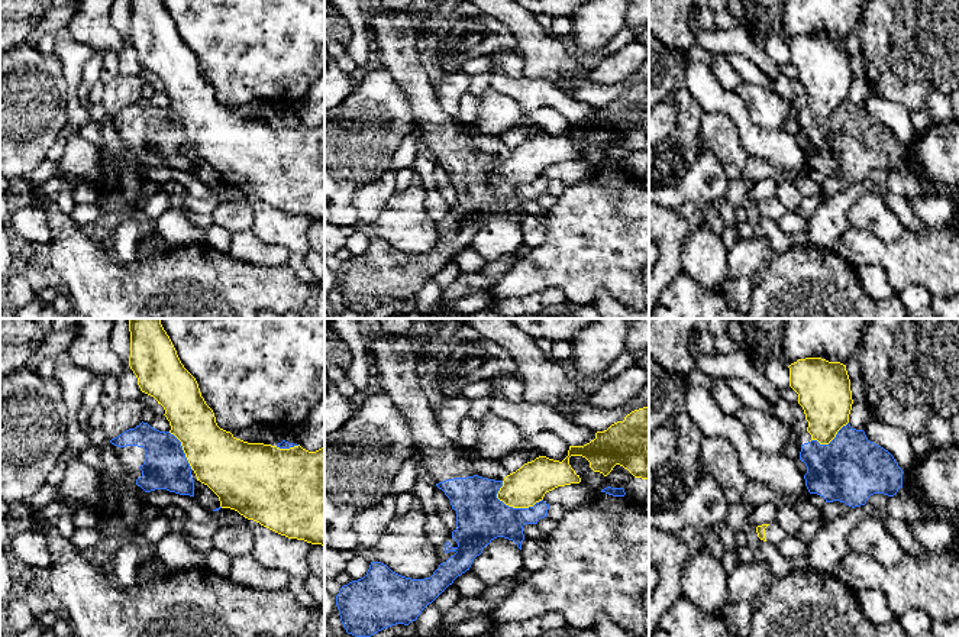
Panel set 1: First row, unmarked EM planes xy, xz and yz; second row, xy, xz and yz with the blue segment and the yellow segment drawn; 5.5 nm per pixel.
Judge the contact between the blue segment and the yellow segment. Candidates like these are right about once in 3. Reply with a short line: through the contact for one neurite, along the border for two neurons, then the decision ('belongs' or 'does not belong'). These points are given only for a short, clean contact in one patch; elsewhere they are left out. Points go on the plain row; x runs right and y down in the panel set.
does not belong

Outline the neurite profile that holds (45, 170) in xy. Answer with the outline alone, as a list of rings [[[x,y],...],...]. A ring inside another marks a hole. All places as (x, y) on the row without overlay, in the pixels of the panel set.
[[[45,159],[42,161],[26,178],[20,182],[26,187],[38,187],[42,182],[48,181],[49,178],[58,175],[56,164]]]

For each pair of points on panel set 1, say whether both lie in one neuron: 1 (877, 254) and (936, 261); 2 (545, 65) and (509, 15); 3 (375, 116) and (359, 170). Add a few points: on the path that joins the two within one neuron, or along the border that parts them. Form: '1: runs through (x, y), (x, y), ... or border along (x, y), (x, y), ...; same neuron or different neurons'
1: runs through (891, 256), (922, 258); same neuron
2: runs through (542, 52), (522, 28); same neuron
3: runs through (365, 129), (359, 136), (359, 157); same neuron

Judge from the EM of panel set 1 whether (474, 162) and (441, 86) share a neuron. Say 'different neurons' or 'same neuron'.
different neurons

